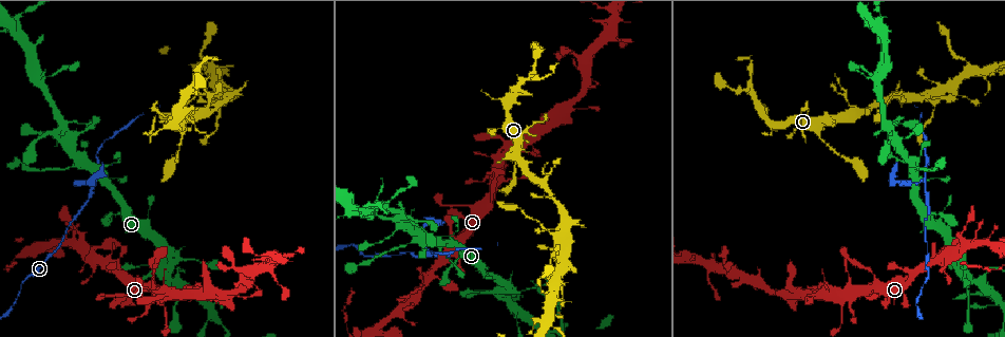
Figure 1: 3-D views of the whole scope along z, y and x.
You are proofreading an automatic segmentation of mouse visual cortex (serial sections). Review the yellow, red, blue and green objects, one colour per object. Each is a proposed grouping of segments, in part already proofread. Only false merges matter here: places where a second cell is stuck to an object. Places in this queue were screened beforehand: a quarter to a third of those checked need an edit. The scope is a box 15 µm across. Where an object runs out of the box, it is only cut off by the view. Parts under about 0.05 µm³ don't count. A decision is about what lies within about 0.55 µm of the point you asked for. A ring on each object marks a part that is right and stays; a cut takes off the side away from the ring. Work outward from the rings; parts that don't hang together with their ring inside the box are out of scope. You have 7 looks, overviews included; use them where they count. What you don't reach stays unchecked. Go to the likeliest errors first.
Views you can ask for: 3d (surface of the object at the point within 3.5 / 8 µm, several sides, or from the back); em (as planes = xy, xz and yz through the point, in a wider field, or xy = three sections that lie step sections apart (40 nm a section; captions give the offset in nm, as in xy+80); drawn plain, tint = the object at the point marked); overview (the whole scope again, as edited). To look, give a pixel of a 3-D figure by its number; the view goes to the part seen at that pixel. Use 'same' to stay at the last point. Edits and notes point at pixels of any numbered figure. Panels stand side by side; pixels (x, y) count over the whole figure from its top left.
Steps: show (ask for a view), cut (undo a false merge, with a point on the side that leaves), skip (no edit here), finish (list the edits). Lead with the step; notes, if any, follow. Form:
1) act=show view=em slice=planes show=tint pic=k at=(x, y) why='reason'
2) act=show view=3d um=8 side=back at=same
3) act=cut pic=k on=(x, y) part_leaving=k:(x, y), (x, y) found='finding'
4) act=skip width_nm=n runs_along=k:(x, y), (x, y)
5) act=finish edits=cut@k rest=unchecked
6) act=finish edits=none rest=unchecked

act=show view=3d um=8 side=back pic=1 at=(96, 183) why='sharp bend'

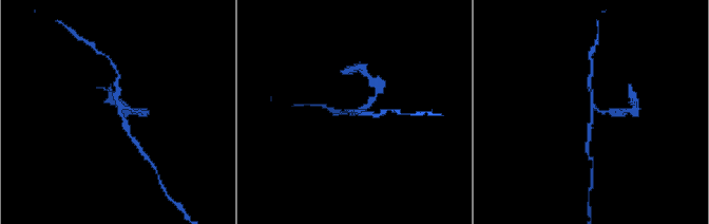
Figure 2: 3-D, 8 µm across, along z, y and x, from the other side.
act=show view=3d um=3.5 pic=2 at=(117, 113)

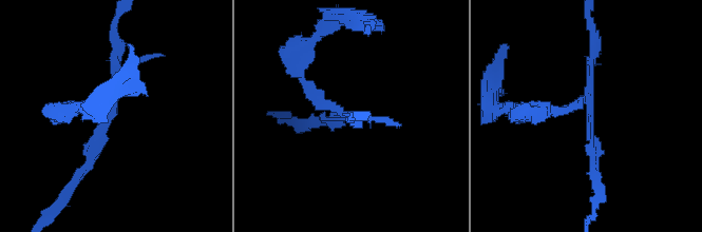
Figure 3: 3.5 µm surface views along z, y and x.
act=show view=em slice=xy step=3 show=tint pic=3 at=(114, 111) arms=3 arm_widths_nm=100,150,150 why='shape alone is not enough'

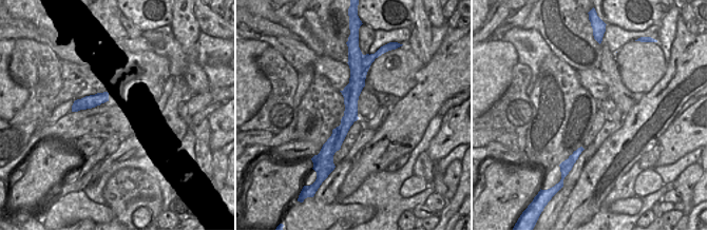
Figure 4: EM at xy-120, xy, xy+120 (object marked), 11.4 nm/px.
act=cut pic=3 on=(311, 91) border=4:(362, 60), (362, 73), (365, 78) found='a second cell is stuck on'

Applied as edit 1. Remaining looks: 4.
act=show view=3d um=3.5 side=back pic=1 at=(561, 234)

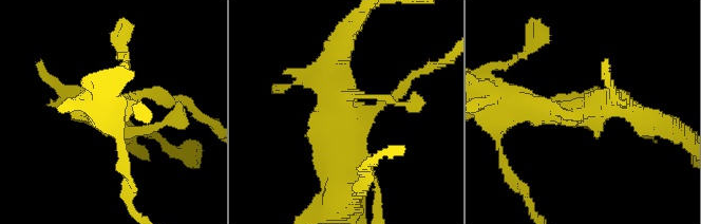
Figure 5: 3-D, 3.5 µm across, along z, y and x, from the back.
act=show view=em slice=xy step=1 show=tint pic=5 at=(342, 115)

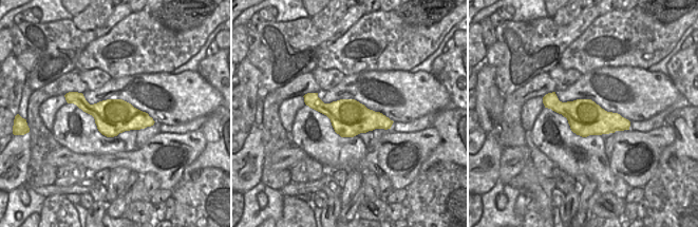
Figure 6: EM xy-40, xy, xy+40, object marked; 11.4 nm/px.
act=show view=em slice=xy step=5 show=tint at=same

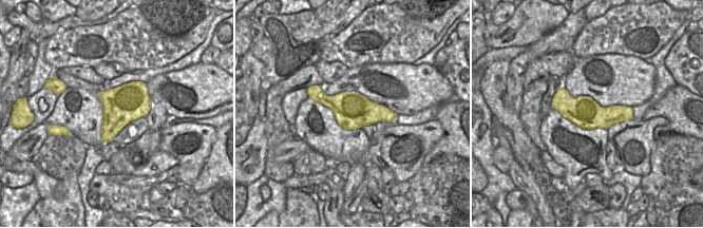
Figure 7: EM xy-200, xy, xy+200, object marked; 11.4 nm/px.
act=skip runs_along=5:(639, 117), (510, 108) found='one cell here'

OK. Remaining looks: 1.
act=finish edits=cut@3 rest=unchecked

